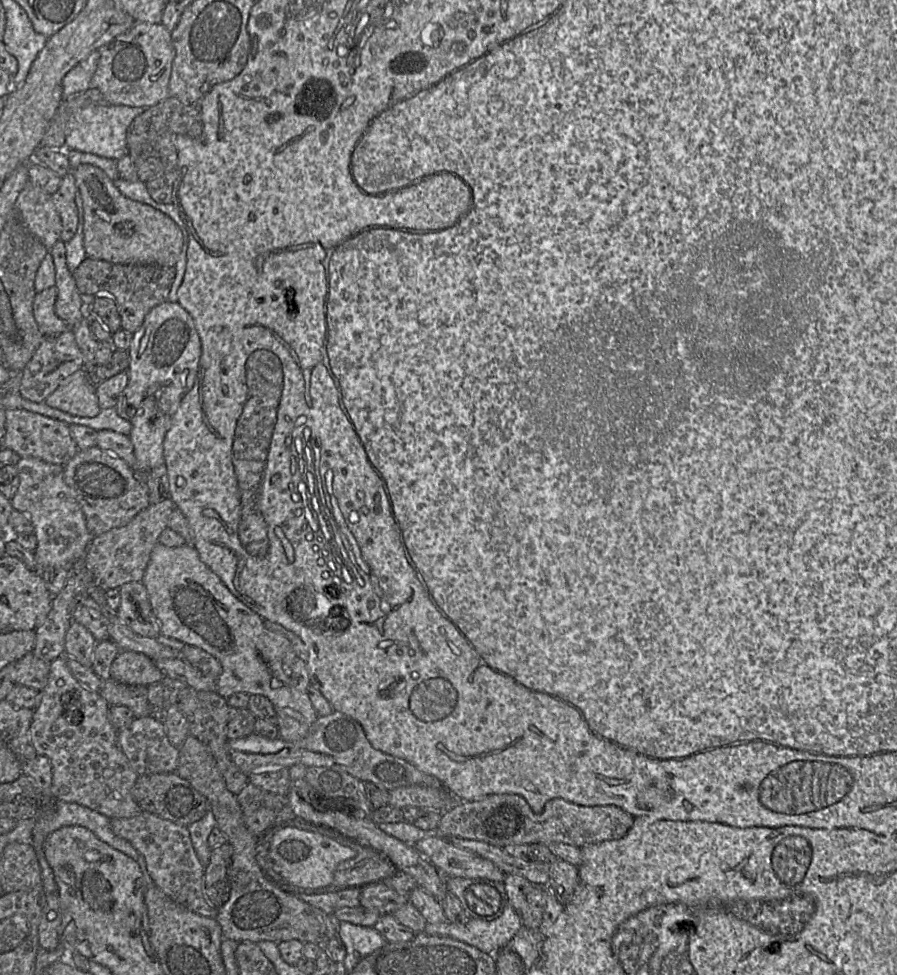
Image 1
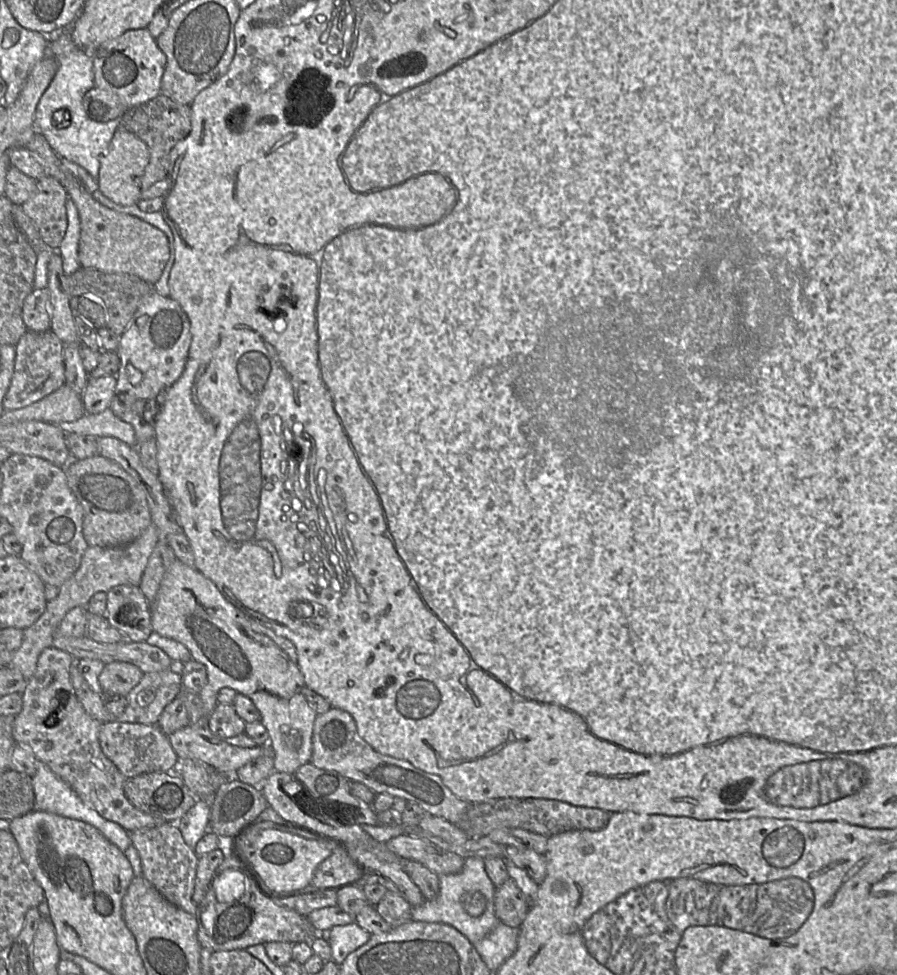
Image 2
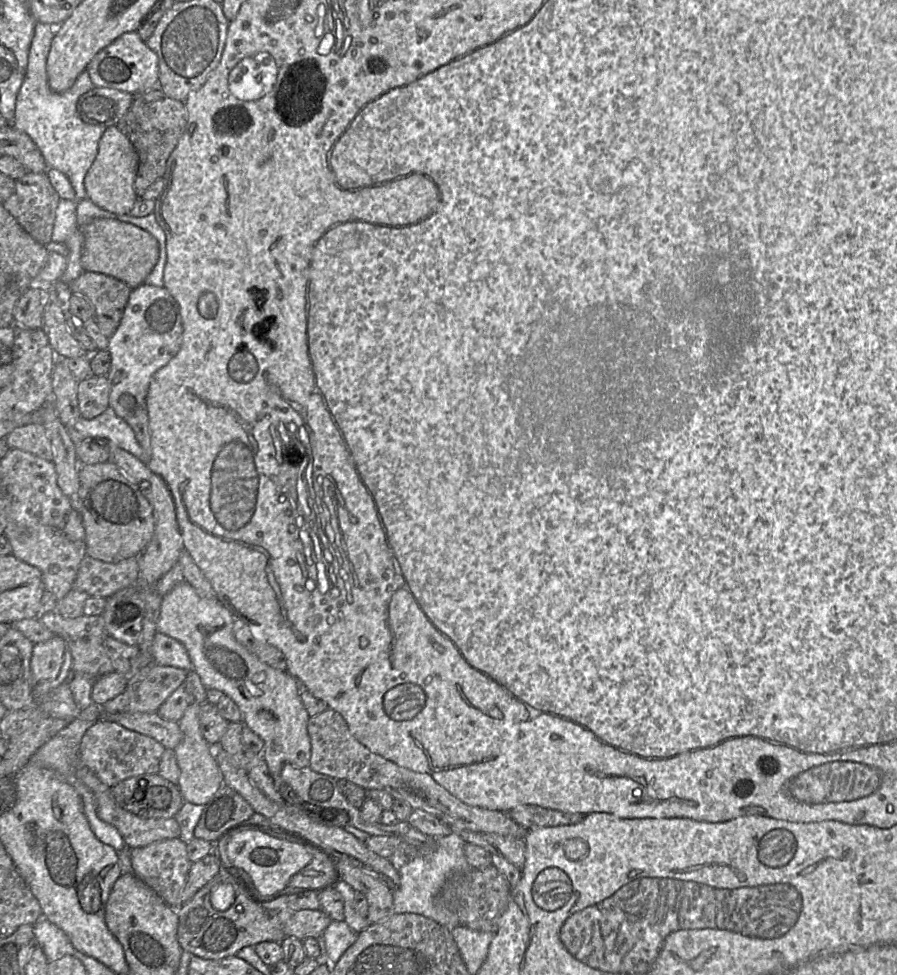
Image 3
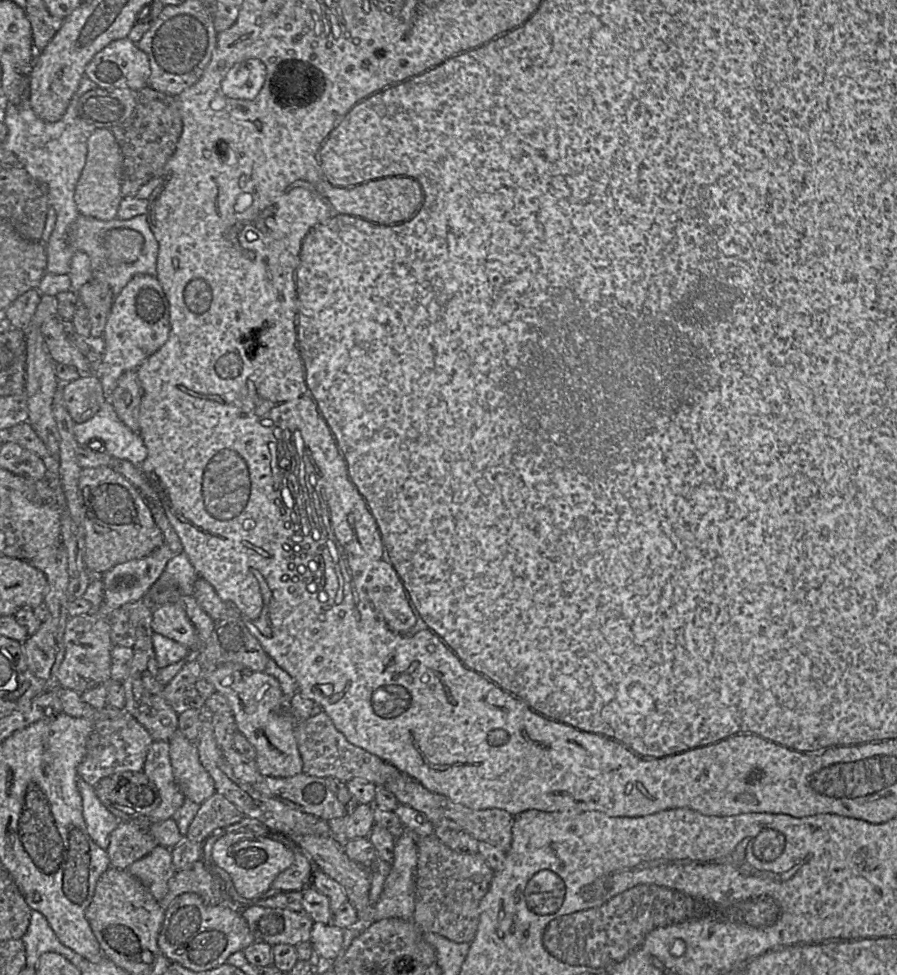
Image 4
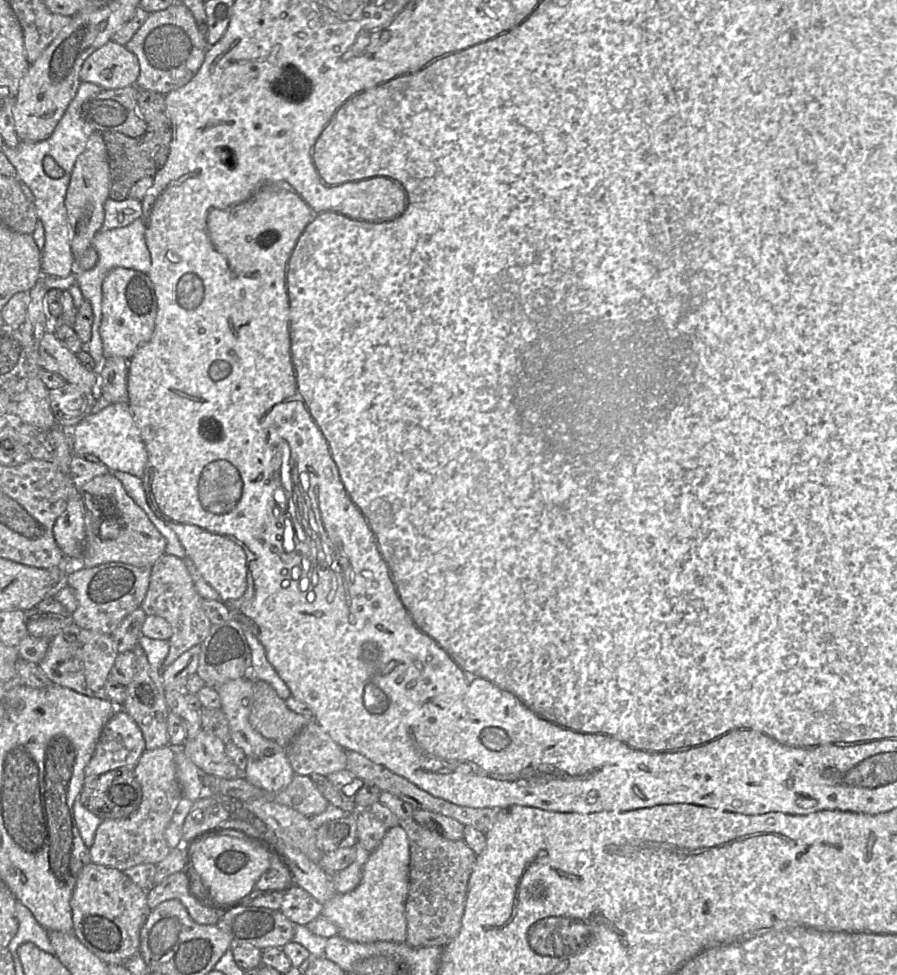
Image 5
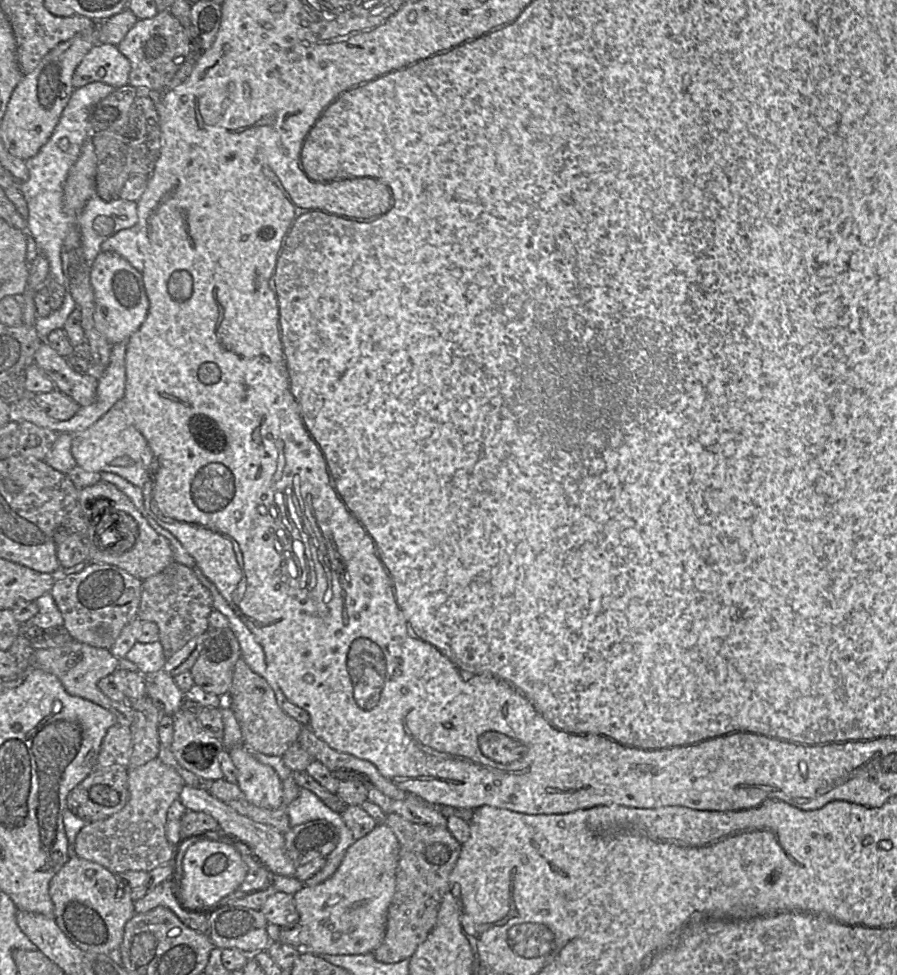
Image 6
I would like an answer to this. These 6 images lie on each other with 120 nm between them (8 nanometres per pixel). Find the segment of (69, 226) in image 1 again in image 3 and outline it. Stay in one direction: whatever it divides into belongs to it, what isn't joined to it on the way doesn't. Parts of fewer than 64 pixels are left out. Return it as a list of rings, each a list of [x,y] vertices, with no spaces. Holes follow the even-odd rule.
[[[28,172],[22,178],[15,180],[14,193],[2,205],[37,242],[47,245],[52,241],[59,201],[60,197],[46,173]]]

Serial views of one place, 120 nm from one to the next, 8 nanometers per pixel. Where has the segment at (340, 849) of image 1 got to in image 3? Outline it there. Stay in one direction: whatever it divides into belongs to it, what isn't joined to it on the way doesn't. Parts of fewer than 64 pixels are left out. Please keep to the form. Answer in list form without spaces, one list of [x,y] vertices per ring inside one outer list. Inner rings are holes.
[[[253,829],[234,834],[227,842],[225,855],[249,874],[259,894],[270,896],[285,890],[290,879],[311,862],[312,848],[318,850],[293,838]]]

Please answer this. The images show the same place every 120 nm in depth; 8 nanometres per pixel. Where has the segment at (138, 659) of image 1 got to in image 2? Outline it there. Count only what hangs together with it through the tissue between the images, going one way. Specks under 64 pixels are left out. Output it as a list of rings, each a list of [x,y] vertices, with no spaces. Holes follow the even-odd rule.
[[[128,662],[105,664],[99,676],[101,694],[105,698],[127,696],[143,677],[140,668]]]

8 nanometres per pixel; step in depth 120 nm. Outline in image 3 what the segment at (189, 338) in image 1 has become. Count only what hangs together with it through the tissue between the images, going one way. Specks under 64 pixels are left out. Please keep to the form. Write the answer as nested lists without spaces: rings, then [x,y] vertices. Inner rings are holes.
[[[142,284],[132,289],[123,317],[116,332],[109,338],[108,351],[111,367],[107,374],[109,382],[109,406],[122,419],[130,418],[140,407],[146,407],[146,398],[152,376],[165,366],[178,352],[182,339],[182,319],[177,301],[164,287]]]

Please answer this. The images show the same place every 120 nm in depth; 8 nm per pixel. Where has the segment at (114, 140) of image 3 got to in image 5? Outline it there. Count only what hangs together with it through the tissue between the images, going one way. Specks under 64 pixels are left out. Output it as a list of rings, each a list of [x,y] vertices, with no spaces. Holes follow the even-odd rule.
[[[91,132],[84,151],[75,162],[65,196],[65,207],[70,225],[71,250],[75,264],[91,245],[95,234],[102,228],[105,216],[104,204],[109,198],[110,167],[102,133],[104,132]]]

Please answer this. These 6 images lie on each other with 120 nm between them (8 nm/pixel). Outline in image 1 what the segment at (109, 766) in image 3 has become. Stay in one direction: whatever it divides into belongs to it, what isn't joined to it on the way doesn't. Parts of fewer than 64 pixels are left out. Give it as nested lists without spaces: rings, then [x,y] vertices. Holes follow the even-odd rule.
[[[136,717],[129,726],[118,730],[117,741],[131,768],[139,776],[176,772],[180,750],[169,741],[161,718]]]

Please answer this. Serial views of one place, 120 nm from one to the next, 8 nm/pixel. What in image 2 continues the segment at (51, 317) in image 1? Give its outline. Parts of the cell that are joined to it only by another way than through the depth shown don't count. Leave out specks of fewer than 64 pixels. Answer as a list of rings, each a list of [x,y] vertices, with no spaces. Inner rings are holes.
[[[33,289],[25,298],[22,319],[29,331],[45,332],[50,330],[49,289]]]

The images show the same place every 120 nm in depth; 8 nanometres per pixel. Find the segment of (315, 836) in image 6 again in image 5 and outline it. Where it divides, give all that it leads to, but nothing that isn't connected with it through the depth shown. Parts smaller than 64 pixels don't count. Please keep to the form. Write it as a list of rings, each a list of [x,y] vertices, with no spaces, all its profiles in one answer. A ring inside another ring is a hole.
[[[357,812],[324,822],[317,828],[317,847],[324,853],[355,846],[358,842]]]

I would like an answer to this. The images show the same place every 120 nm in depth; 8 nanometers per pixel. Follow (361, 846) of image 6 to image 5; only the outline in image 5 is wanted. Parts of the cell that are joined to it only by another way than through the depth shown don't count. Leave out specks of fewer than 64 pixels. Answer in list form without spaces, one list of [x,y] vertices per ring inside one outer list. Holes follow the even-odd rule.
[[[400,826],[388,828],[380,845],[369,854],[356,889],[346,894],[337,893],[323,904],[320,915],[337,927],[337,935],[351,942],[405,942],[409,863],[410,851],[406,832]]]

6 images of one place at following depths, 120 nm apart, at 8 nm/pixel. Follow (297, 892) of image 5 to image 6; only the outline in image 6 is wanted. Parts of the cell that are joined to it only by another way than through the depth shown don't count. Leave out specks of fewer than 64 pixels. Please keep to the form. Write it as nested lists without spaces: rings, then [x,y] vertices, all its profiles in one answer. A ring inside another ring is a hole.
[[[273,892],[268,897],[260,911],[269,924],[285,928],[299,923],[299,914],[294,897],[283,892]]]

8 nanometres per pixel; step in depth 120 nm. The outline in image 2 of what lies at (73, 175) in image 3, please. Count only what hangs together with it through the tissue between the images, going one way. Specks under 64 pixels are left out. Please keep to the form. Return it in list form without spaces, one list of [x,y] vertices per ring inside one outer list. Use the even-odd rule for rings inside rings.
[[[63,40],[53,47],[54,55],[58,60],[58,69],[39,100],[34,128],[46,139],[59,157],[81,166],[96,179],[101,160],[108,152],[121,118],[98,122],[91,119],[83,107],[84,94],[95,87],[92,52],[85,52],[71,42]]]

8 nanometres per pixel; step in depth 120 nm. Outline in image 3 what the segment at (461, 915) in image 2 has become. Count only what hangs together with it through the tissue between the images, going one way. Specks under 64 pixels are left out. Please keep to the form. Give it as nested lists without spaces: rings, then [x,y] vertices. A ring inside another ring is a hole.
[[[453,832],[450,835],[443,836],[443,837],[429,837],[429,838],[431,838],[431,839],[429,839],[429,842],[427,843],[427,845],[426,846],[420,846],[419,853],[417,853],[415,856],[410,857],[410,860],[407,863],[407,865],[405,865],[400,871],[398,871],[398,873],[400,875],[400,883],[399,883],[399,886],[393,891],[394,912],[395,912],[395,914],[417,914],[417,915],[425,916],[427,918],[433,919],[434,921],[436,921],[440,925],[446,927],[451,932],[456,927],[461,926],[460,920],[459,920],[459,917],[458,917],[456,912],[450,910],[449,908],[447,908],[446,906],[444,906],[443,904],[440,903],[439,893],[441,892],[445,883],[453,875],[463,873],[463,872],[467,871],[468,869],[473,869],[473,868],[469,867],[467,860],[466,860],[465,853],[464,853],[464,846],[466,844],[466,842],[458,834]]]

